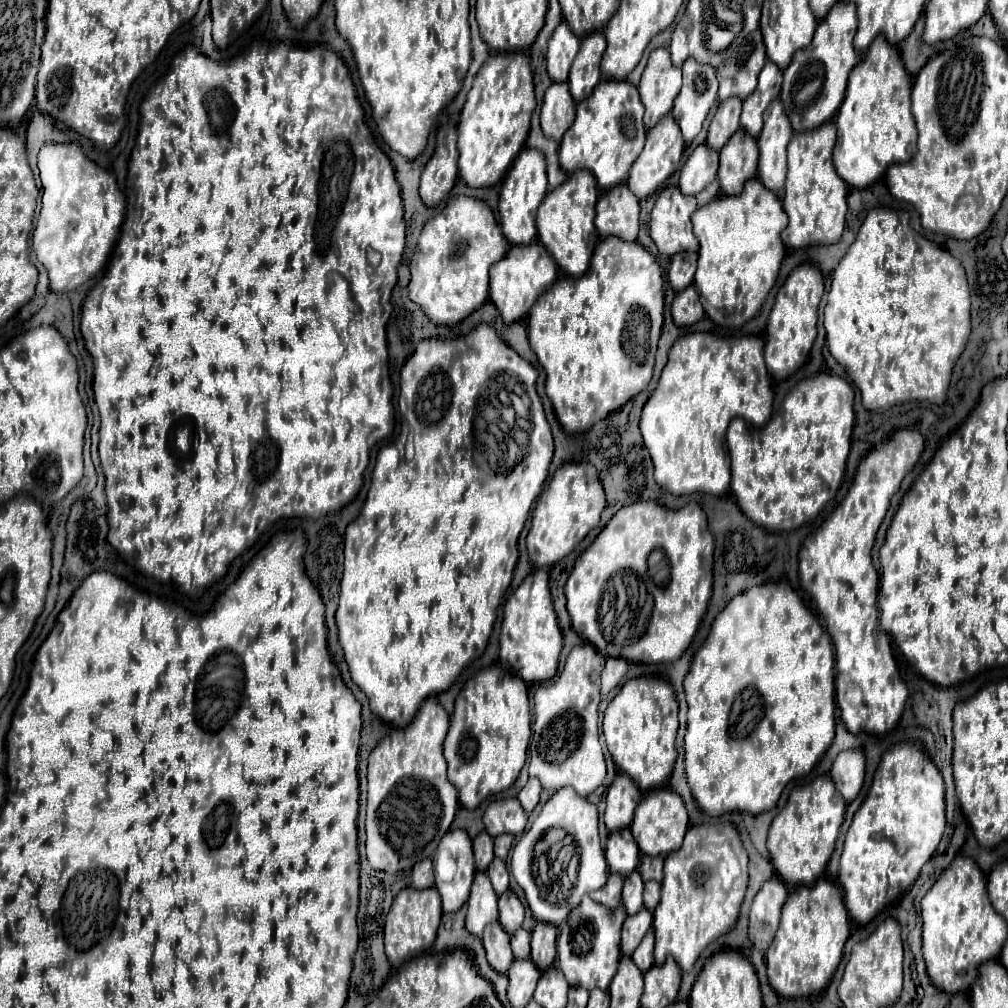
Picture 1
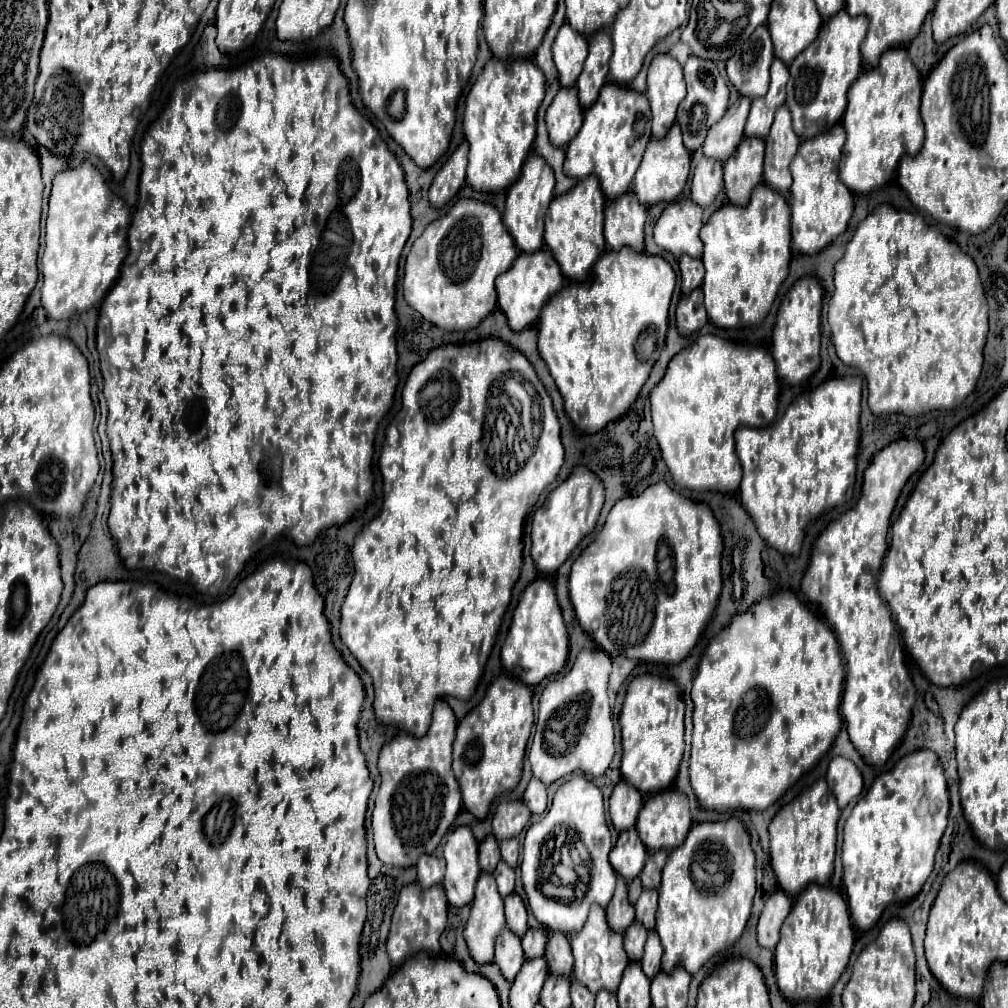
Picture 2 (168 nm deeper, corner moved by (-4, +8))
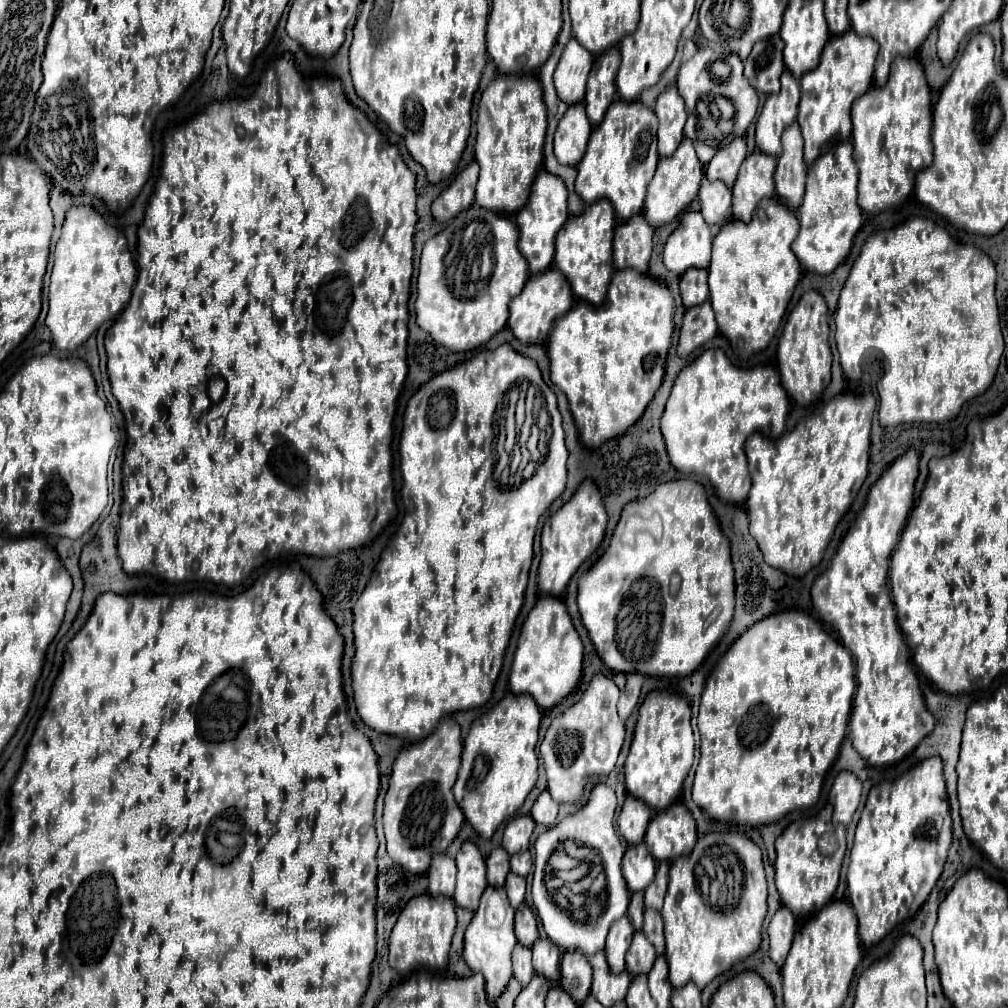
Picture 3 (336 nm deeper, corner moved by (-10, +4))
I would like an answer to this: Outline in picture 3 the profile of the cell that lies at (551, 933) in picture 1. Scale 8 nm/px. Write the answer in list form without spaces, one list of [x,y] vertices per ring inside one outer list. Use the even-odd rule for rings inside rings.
[[[564,953],[560,969],[560,987],[572,995],[576,1003],[582,1003],[590,993],[592,967],[582,953]]]

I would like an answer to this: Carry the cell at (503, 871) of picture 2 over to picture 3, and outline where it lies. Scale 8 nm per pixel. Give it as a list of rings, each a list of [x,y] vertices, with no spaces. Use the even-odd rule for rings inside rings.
[[[510,873],[506,877],[506,885],[504,885],[506,893],[508,893],[508,899],[510,903],[514,905],[514,909],[524,901],[524,893],[526,893],[526,879],[520,877],[520,875],[514,875]]]

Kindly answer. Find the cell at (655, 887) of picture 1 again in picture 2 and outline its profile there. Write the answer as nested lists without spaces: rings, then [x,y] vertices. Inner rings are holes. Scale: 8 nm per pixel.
[[[652,889],[642,891],[634,909],[636,909],[636,921],[640,921],[648,931],[654,929],[654,919],[656,919],[656,909],[658,909],[658,893]]]

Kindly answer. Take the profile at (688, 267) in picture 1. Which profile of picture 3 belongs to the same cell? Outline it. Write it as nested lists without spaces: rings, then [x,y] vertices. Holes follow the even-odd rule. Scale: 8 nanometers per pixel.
[[[688,269],[680,279],[684,307],[696,307],[708,299],[708,271],[706,269]]]

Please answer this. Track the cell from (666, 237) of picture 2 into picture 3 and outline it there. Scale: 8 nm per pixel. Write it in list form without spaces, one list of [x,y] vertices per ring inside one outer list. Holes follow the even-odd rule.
[[[688,211],[664,245],[664,265],[676,275],[682,275],[690,267],[708,267],[710,243],[712,233],[702,213]]]

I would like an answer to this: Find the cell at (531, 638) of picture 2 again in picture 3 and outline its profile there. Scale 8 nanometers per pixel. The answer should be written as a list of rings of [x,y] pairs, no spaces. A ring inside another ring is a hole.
[[[542,595],[536,601],[534,609],[528,613],[520,631],[518,647],[510,669],[512,693],[532,695],[542,709],[554,707],[578,685],[582,675],[582,651],[582,641],[572,625],[564,601],[560,597]]]

